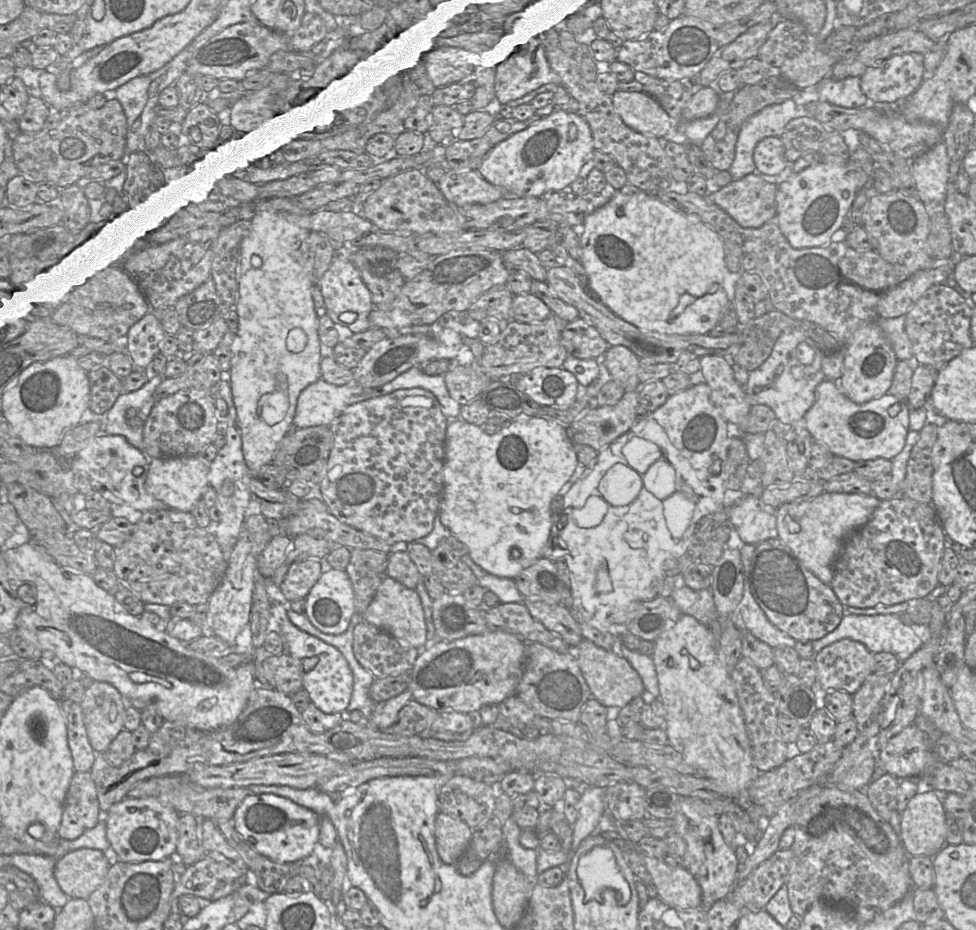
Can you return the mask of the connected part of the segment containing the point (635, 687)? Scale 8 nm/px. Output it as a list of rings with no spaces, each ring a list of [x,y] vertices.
[[[583,639],[573,651],[592,697],[611,711],[630,704],[634,698],[644,694],[645,688],[640,675],[623,656],[598,647],[587,639]]]

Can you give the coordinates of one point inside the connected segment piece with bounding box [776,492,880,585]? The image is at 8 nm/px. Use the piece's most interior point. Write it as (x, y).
(815, 530)

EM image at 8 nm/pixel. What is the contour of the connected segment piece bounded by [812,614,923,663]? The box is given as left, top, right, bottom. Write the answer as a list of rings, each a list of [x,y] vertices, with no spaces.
[[[877,614],[877,615],[844,615],[835,630],[812,641],[815,654],[825,647],[841,639],[858,641],[874,653],[889,652],[894,654],[900,663],[909,659],[923,645],[923,641],[917,636],[911,626],[904,624],[899,614]]]

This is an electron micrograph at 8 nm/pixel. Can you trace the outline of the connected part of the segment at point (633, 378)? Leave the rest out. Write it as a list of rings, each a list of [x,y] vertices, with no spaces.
[[[616,345],[609,346],[605,352],[605,365],[612,377],[626,392],[638,391],[639,358],[629,348]]]

